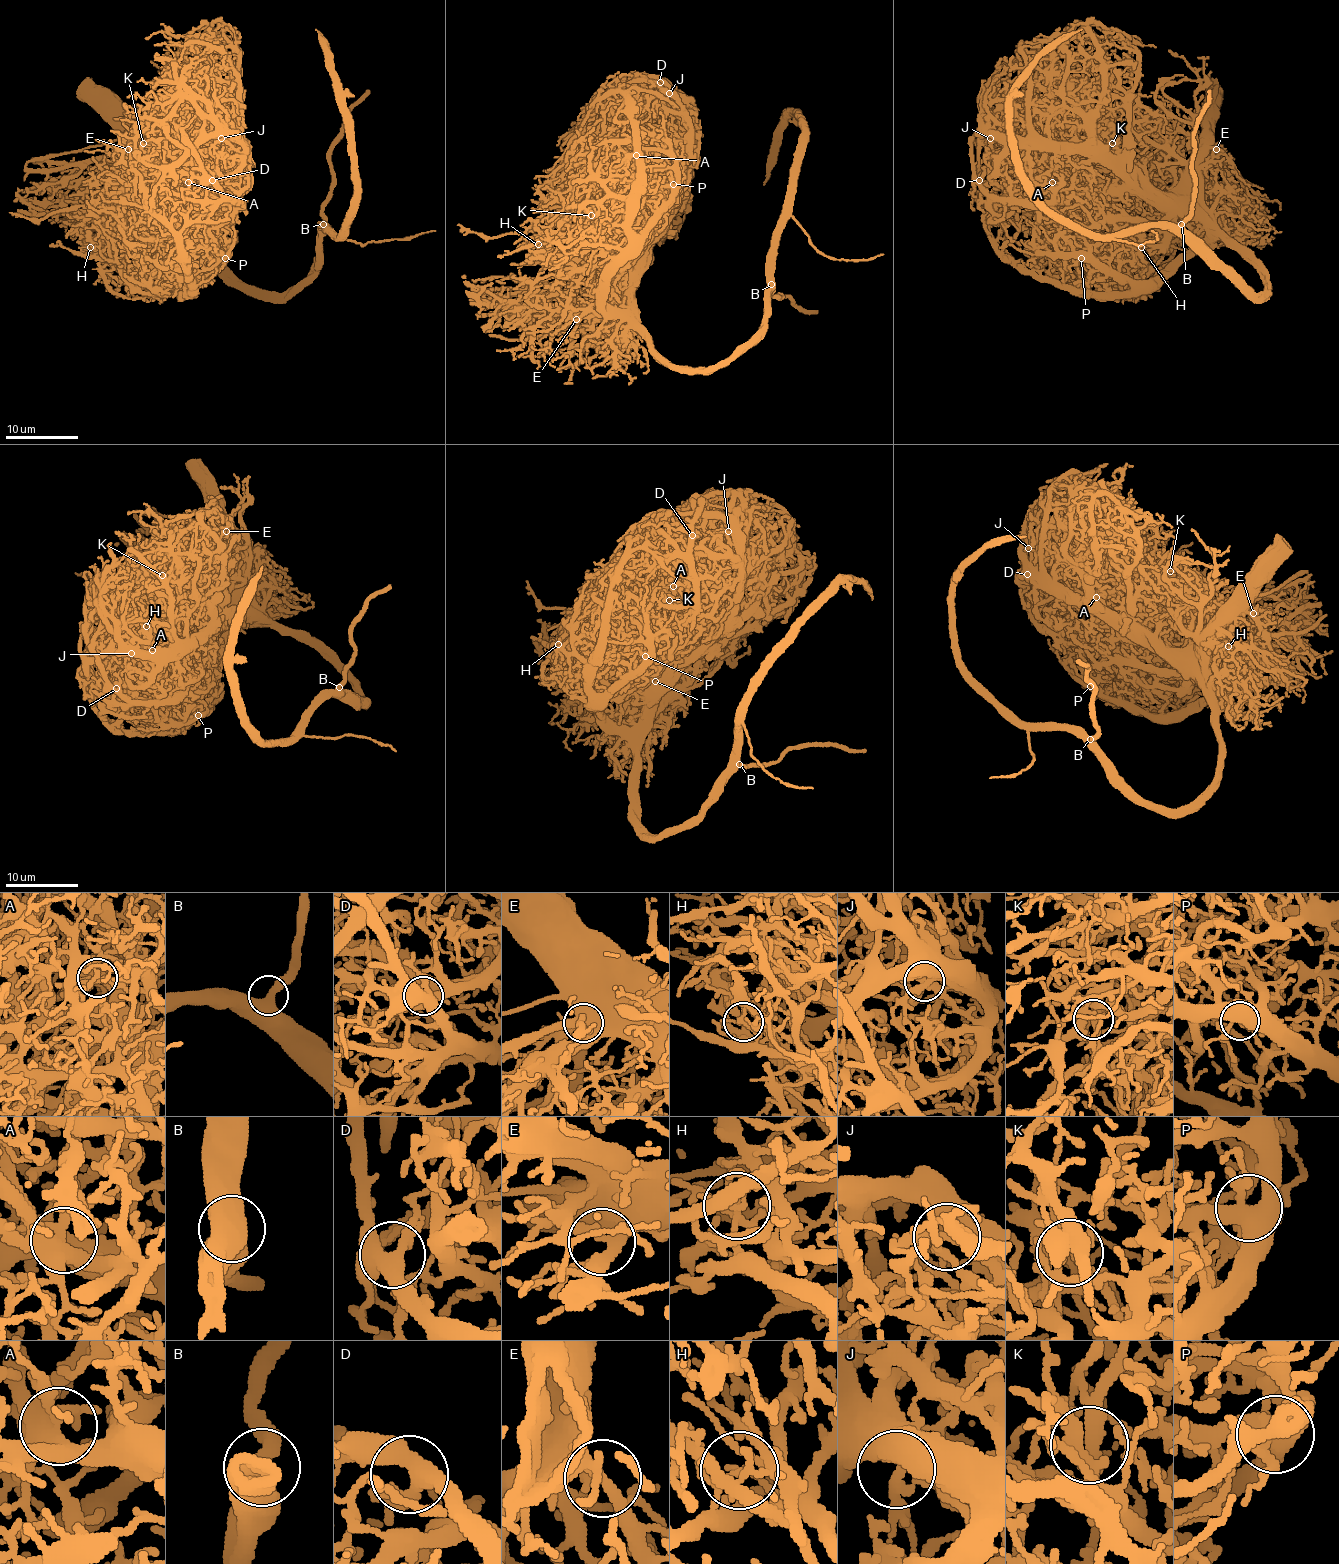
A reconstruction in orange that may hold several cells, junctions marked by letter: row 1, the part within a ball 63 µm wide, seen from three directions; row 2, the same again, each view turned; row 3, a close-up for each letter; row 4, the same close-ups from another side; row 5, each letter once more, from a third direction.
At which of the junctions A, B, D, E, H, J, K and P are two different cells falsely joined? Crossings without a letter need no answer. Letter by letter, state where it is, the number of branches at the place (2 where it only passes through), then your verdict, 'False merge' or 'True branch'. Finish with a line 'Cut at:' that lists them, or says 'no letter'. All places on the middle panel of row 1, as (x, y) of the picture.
A: Place: (636, 155). Branches: 4. True branch
B: Place: (771, 284). Branches: 2. True branch
D: Place: (660, 82). Branches: 4. True branch
E: Place: (576, 319). Branches: 3. True branch
H: Place: (538, 244). Branches: 2. True branch
J: Place: (669, 93). Branches: 4. True branch
K: Place: (591, 215). Branches: 2. True branch
P: Place: (673, 184). Branches: 4. True branch
Cut at: no letter

